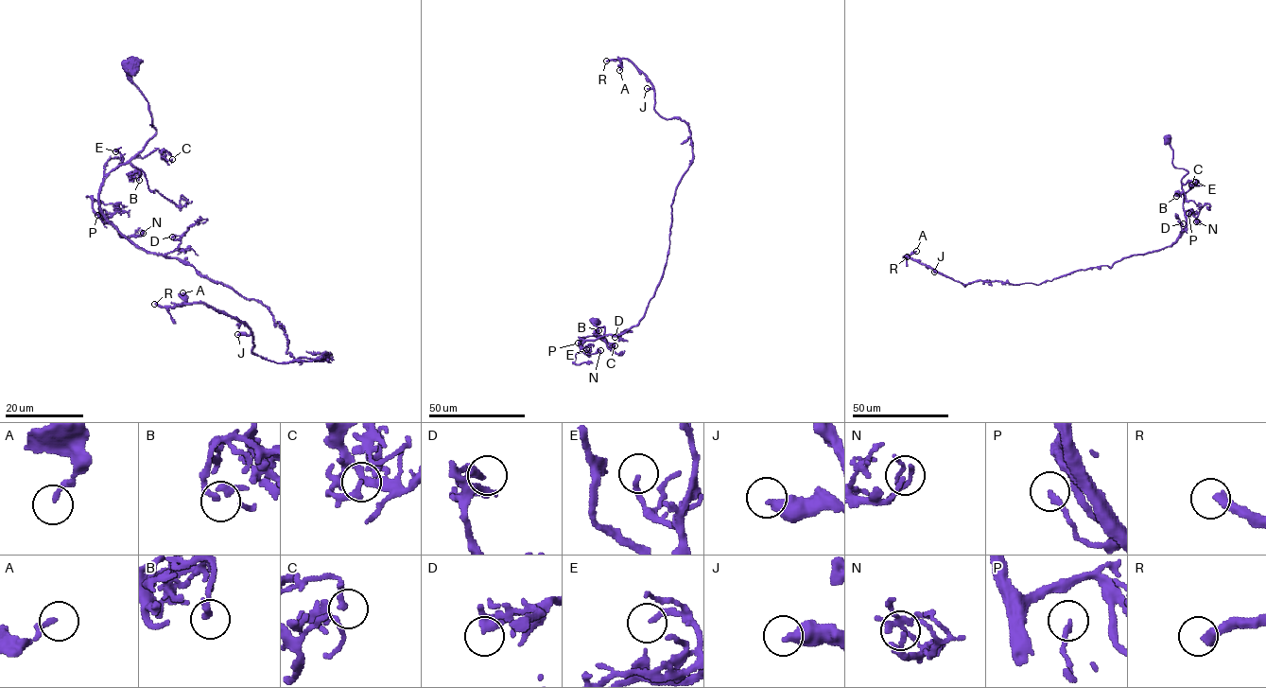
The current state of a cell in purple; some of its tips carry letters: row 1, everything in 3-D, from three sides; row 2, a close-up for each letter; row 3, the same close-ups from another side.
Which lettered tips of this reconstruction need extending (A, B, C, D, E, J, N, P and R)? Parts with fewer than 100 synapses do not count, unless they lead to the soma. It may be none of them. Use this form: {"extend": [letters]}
{"extend": ["R"]}

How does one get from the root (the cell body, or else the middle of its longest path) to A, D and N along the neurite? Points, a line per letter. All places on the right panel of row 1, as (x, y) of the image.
A: (1168, 140), (1173, 165), (1187, 172), (1186, 226), (1170, 246), (1038, 285), (964, 286), (905, 256), (916, 251)
D: (1168, 140), (1172, 150), (1173, 165), (1187, 172), (1181, 180), (1186, 226), (1180, 232), (1183, 223)
N: (1168, 140), (1172, 150), (1173, 165), (1187, 172), (1181, 180), (1183, 209), (1190, 210), (1200, 223), (1196, 221)

